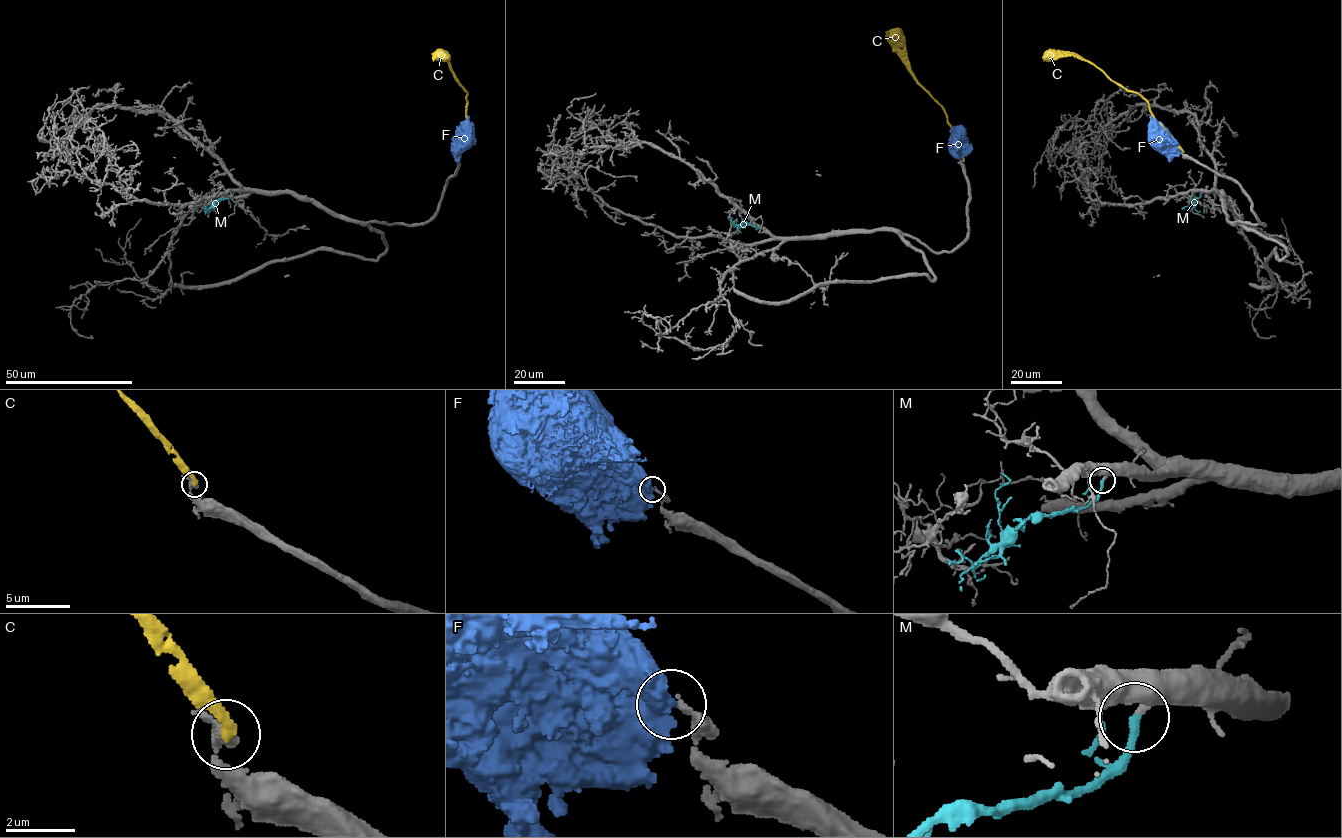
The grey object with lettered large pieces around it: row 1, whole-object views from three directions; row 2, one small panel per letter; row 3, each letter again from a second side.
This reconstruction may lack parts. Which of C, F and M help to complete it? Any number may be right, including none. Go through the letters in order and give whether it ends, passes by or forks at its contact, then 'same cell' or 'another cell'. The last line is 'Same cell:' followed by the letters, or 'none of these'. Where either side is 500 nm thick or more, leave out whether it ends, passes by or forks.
C: it ends | another cell
F: same cell
M: it ends | same cell
Same cell: F, M

